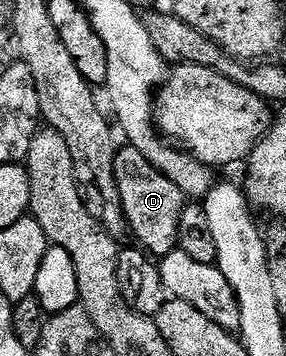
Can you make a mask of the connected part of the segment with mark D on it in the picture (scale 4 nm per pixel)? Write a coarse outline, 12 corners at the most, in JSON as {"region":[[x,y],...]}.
{"region":[[141,151],[115,155],[138,248],[175,252],[188,198]]}

